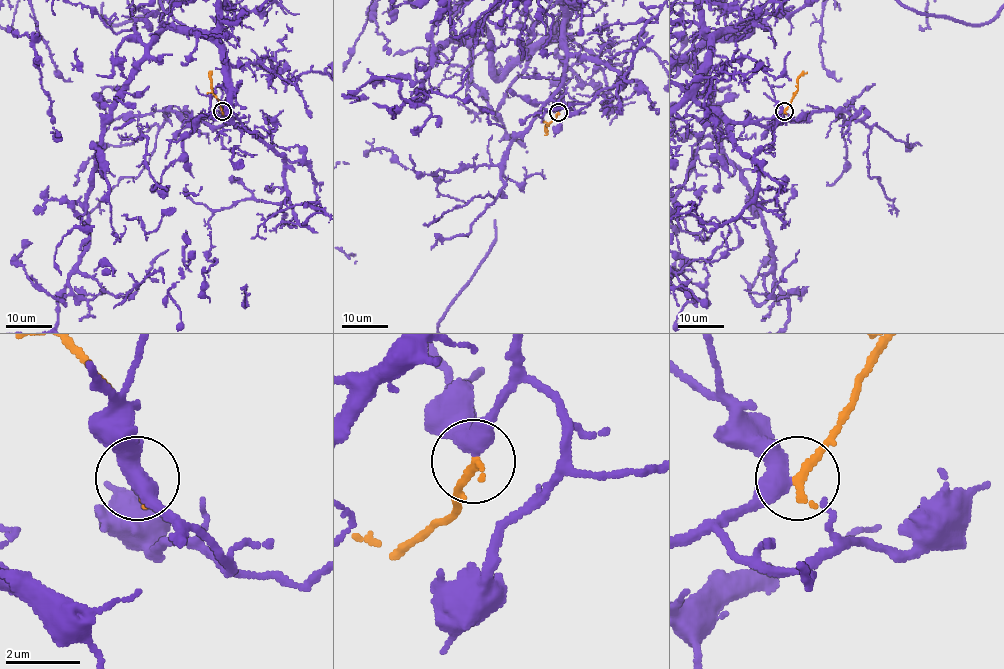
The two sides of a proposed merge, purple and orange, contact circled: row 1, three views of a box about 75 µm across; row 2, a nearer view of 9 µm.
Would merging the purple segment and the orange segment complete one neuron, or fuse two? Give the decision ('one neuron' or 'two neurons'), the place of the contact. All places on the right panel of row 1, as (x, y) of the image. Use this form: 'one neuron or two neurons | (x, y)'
one neuron | (784, 111)

